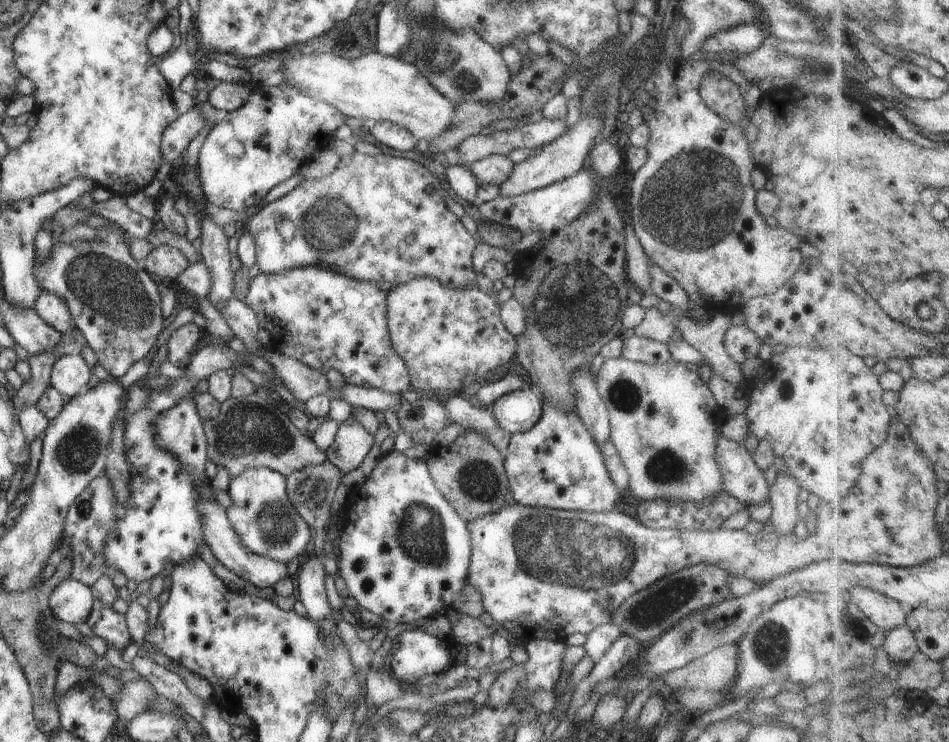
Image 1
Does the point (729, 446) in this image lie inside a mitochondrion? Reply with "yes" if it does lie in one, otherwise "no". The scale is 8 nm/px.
no

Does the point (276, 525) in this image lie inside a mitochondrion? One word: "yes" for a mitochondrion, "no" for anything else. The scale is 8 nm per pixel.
yes

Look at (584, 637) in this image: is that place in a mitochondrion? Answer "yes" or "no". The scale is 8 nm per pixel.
no

